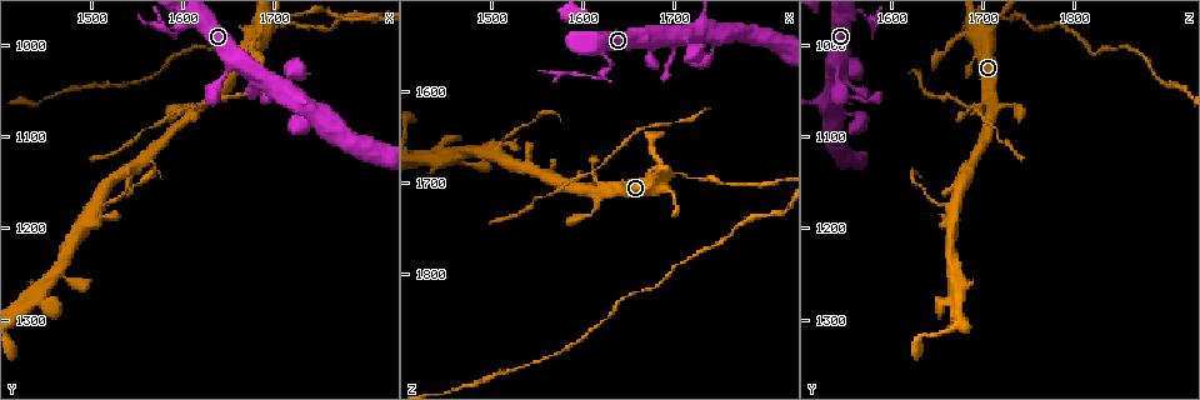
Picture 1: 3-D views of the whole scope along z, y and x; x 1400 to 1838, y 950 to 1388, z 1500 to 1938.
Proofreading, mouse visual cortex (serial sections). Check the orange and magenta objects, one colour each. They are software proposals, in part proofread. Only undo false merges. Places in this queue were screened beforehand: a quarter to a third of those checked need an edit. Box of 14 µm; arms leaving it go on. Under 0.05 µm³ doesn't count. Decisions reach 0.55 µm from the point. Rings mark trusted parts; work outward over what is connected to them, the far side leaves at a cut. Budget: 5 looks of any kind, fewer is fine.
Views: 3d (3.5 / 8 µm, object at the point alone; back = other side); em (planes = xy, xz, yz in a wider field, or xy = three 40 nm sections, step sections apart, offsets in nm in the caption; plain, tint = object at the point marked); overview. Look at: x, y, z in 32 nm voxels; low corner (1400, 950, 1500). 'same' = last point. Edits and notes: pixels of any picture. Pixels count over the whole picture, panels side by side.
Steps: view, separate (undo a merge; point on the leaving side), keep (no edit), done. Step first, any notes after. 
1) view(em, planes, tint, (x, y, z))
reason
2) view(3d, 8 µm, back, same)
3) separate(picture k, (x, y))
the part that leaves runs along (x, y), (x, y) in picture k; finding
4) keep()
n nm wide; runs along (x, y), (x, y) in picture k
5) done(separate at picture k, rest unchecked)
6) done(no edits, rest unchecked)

view(3d, 8 µm, (1715, 1035, 1540))
abrupt turn

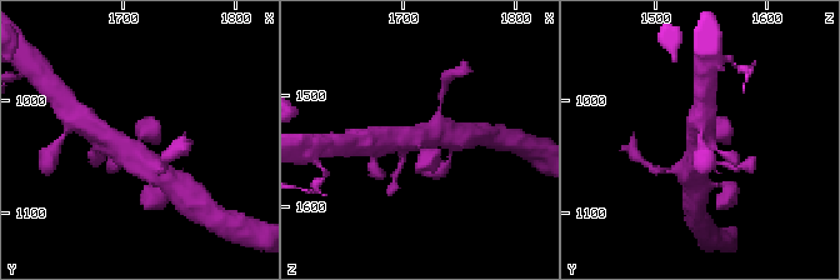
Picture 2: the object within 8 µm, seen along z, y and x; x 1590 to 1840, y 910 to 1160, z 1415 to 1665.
view(3d, 3.5 µm, (1714, 1038, 1544))
closer look

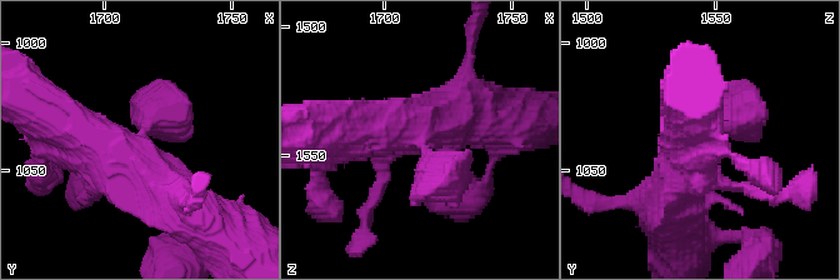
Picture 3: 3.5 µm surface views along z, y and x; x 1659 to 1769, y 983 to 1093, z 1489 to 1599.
view(em, xy, step 3, tint, (1715, 1038, 1545))
need the tissue

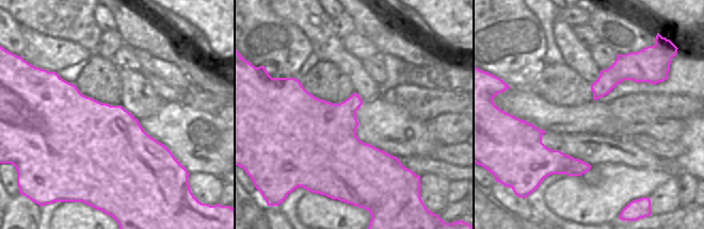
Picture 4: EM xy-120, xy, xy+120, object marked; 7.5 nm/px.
keep()
runs along (60, 120), (114, 150), (194, 215) in picture 3; continuous, no second cell

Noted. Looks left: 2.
view(3d, 3.5 µm, (1690, 980, 1695))
looks like a crossing

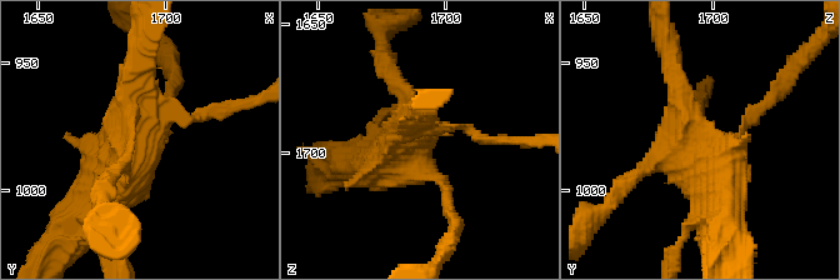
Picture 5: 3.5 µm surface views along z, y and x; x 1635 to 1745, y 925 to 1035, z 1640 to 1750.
view(em, xy, step 3, tint, (1692, 980, 1692))
need the tissue

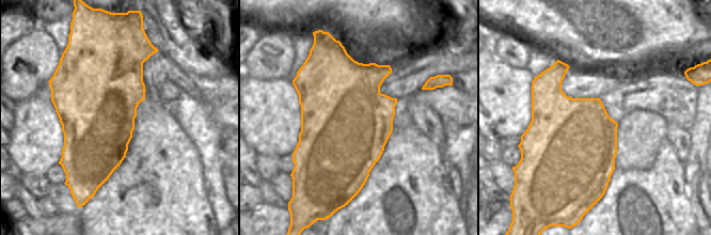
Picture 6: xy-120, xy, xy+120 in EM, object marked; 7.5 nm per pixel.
separate(picture 5, (233, 108))
the part that leaves runs along (179, 123), (236, 110), (259, 99) in picture 5; a second cell is stuck on

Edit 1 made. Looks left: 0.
done(separate at picture 5, rest unchecked)

